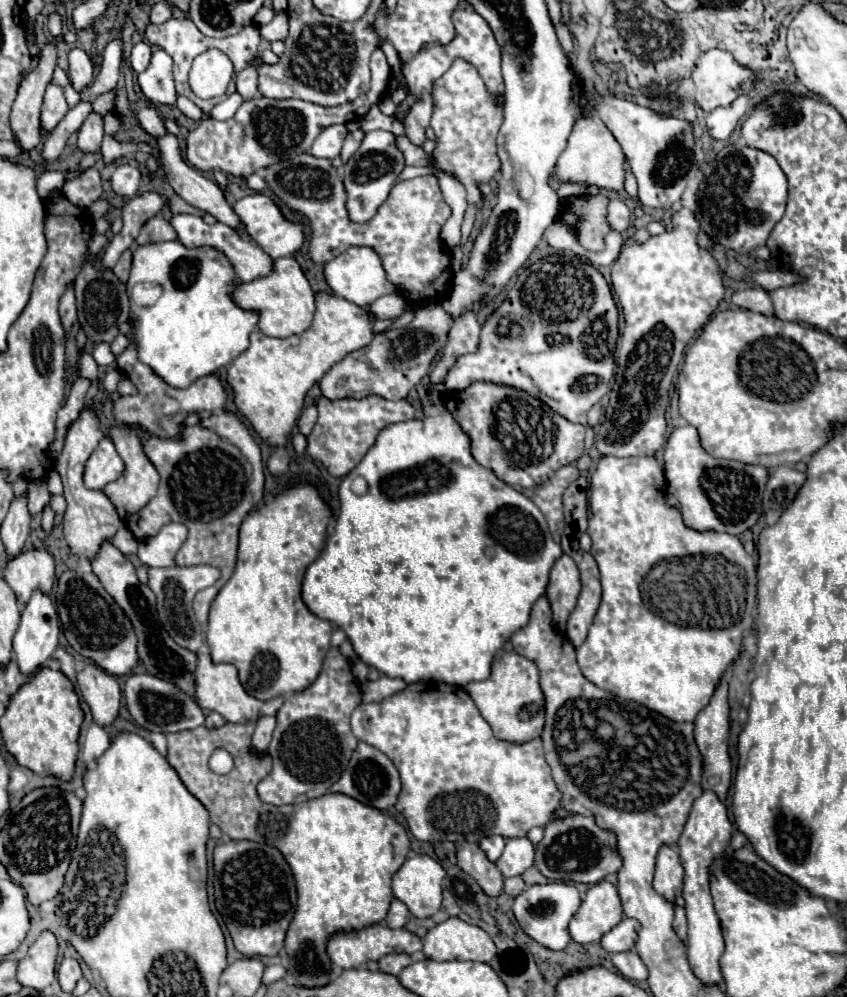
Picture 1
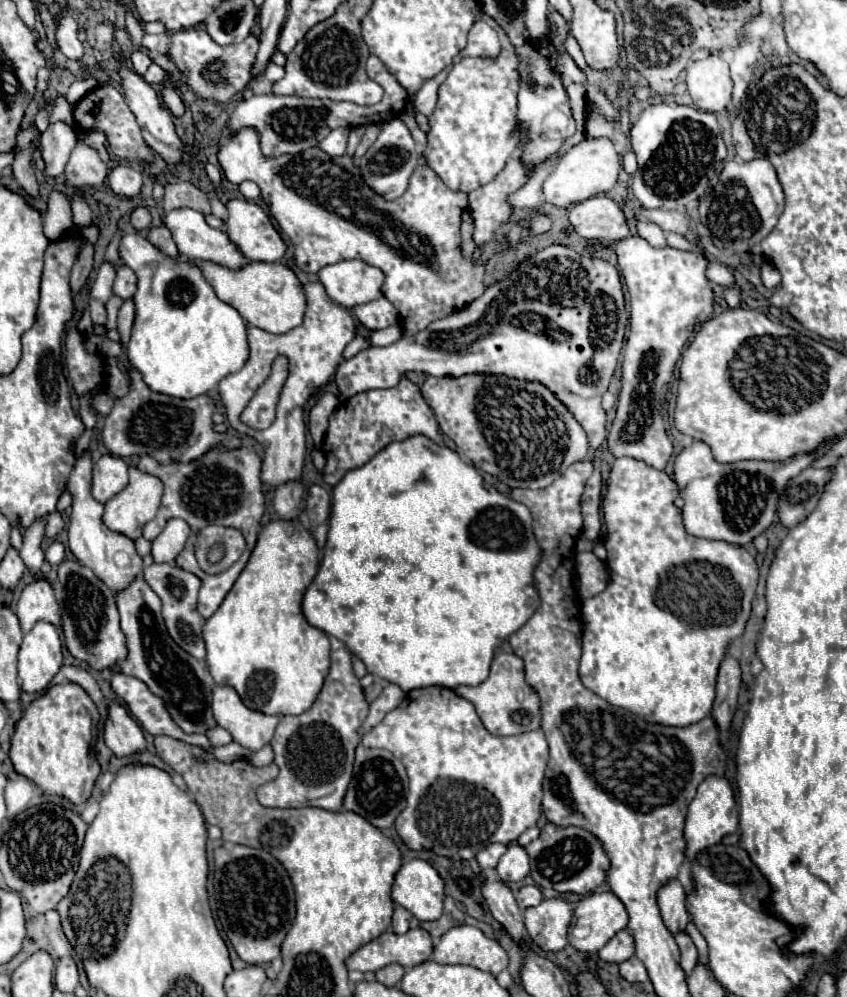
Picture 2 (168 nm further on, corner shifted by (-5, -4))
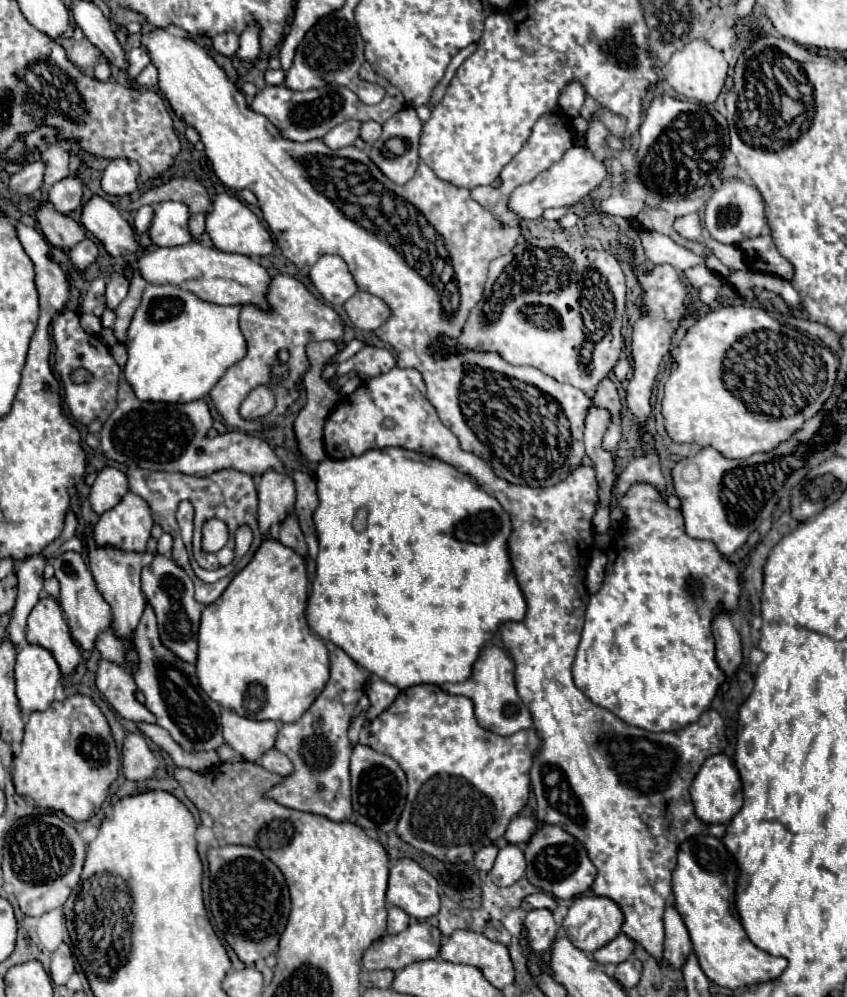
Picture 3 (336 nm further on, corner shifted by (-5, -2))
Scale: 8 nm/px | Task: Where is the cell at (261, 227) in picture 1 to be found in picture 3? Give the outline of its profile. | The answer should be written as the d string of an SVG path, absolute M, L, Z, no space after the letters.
M217 194L213 200L213 210L207 214L207 234L213 242L223 252L235 252L243 256L267 256L273 252L273 240L267 228L261 224L257 214L243 204L239 198L229 196L229 194Z

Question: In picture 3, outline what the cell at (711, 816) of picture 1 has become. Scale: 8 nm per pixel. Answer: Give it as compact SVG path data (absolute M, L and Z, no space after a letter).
M717 754L717 756L709 756L705 760L705 764L701 766L699 774L695 776L695 780L691 784L691 800L693 800L693 806L695 806L697 818L701 822L705 822L707 826L729 824L731 818L741 810L741 806L743 806L741 780L739 780L735 766L731 764L731 760L727 756Z

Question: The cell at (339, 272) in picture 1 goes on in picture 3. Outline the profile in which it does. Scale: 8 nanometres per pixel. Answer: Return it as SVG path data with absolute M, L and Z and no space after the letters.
M321 256L311 266L309 278L317 292L333 306L345 304L359 290L341 256Z

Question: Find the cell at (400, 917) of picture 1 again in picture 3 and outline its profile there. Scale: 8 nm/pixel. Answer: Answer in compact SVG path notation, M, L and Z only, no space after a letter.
M389 906L389 918L387 918L387 932L399 934L409 926L409 914L397 906Z

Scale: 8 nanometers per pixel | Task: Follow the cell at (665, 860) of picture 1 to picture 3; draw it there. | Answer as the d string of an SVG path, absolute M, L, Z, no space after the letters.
M669 904L665 908L663 922L665 922L665 952L663 952L663 958L671 968L679 970L681 964L685 962L687 954L691 952L691 938L689 938L687 926L685 926L679 910L675 908L675 904Z

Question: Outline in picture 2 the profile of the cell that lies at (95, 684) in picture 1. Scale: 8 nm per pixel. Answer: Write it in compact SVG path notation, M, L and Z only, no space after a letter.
M115 702L109 704L109 720L105 722L103 736L105 736L107 748L119 758L141 754L147 750L143 730L127 714L127 710Z

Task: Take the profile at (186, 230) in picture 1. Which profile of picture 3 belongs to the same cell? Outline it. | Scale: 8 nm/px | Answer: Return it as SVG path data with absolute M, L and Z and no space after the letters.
M163 202L153 206L155 214L151 220L151 240L157 246L183 246L185 242L207 242L211 244L207 234L195 236L189 228L191 214L187 206L181 202Z

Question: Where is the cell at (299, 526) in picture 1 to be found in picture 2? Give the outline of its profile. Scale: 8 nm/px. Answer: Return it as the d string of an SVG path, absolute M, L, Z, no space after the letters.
M269 522L261 528L251 558L237 582L221 602L221 608L205 620L203 640L207 648L205 662L217 686L231 686L243 704L251 710L259 710L271 716L301 714L311 708L317 694L321 692L323 680L329 672L329 640L327 634L309 626L303 612L301 600L317 574L319 548L307 528L301 522Z

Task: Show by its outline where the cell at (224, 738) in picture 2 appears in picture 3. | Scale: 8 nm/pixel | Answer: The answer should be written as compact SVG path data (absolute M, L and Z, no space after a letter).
M223 744L217 748L217 754L221 758L221 762L239 762L241 760L241 754L237 754L229 744Z

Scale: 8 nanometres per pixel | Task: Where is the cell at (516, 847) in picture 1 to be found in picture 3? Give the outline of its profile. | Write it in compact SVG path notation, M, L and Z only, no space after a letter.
M505 844L499 850L497 862L489 874L497 886L513 886L517 880L525 876L525 866L527 862L523 850L515 844Z

